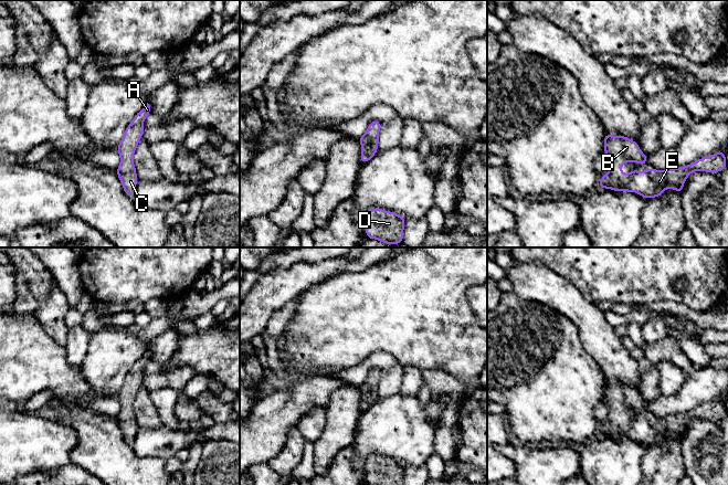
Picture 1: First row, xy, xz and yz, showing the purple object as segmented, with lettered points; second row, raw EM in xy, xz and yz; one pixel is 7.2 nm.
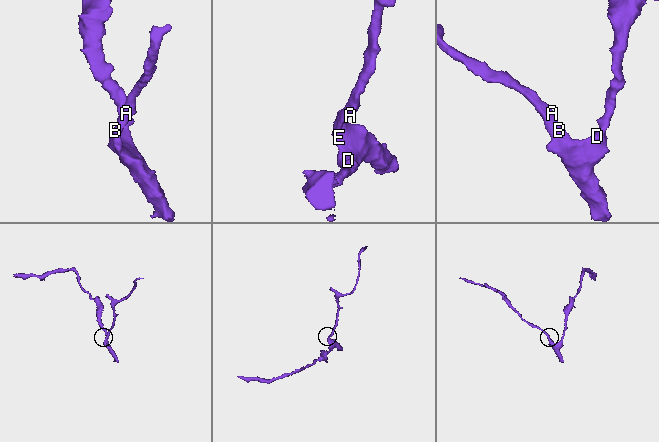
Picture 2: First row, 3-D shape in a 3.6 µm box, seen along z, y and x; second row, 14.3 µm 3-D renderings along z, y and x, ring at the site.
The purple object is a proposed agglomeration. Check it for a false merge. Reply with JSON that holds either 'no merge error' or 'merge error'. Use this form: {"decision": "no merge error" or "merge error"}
{"decision": "no merge error"}

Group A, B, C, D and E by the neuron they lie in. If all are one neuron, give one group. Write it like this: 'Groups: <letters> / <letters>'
Groups: A B C D E

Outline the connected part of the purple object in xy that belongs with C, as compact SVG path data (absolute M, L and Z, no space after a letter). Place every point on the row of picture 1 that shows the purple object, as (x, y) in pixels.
M147 103L147 105L134 117L131 123L127 126L122 140L116 148L120 157L120 164L116 170L116 173L123 183L123 190L130 198L134 197L136 184L138 182L136 167L134 165L133 158L139 139L144 135L144 119L149 114L151 114L151 110L149 104Z

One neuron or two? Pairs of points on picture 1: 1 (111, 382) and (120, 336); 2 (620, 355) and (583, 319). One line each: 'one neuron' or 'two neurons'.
1: one neuron
2: one neuron

